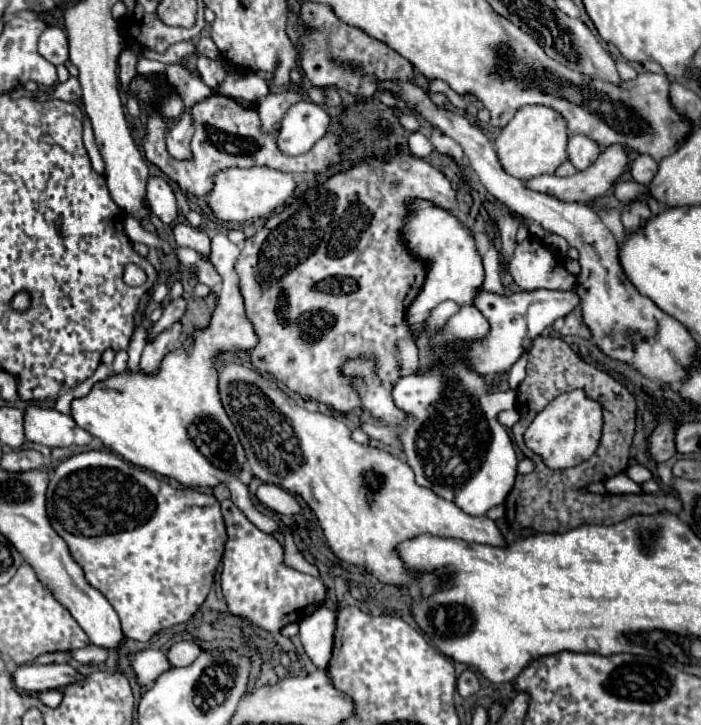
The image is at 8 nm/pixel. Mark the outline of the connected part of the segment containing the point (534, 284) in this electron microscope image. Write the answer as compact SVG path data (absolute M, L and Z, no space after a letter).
M530 236L516 244L512 258L508 260L510 274L520 290L572 290L576 276L572 276L564 264L544 246L538 238Z

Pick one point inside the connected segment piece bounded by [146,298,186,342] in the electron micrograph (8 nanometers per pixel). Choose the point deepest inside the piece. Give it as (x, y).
(174, 309)

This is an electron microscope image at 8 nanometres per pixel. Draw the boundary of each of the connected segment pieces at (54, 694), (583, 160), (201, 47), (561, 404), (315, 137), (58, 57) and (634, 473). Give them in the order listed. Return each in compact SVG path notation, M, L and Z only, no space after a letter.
M48 690L48 692L40 692L38 698L42 700L44 706L56 708L56 706L60 704L60 700L62 700L62 692L60 692L60 690Z
M572 134L568 138L568 158L570 162L578 168L584 170L588 168L600 154L600 148L594 140L590 140L584 134Z
M202 36L202 38L198 40L196 48L198 48L200 54L204 54L204 56L208 56L208 58L212 58L212 60L220 60L220 52L218 52L216 44L214 44L208 36Z
M572 390L556 400L552 400L528 426L524 432L526 446L542 458L542 462L552 470L572 468L588 460L600 442L602 432L602 408L598 402L588 400L582 390Z
M308 100L298 102L280 122L278 146L284 154L290 156L304 154L330 132L330 126L332 118L322 106Z
M56 26L46 28L38 40L38 52L42 58L52 62L54 66L64 64L68 60L68 38L66 38L66 34Z
M632 464L632 466L628 466L624 474L626 474L628 478L632 478L636 484L642 484L642 482L646 482L646 480L652 478L650 470L644 468L644 466L640 466L640 464Z

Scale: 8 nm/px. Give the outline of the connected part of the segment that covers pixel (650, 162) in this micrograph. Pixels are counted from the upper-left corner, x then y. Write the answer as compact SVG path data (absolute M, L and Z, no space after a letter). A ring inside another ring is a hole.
M640 154L640 156L636 156L636 160L632 162L630 174L632 174L632 178L634 178L636 182L648 186L648 184L652 182L656 170L658 170L658 162L656 162L654 158L650 158L648 154Z

